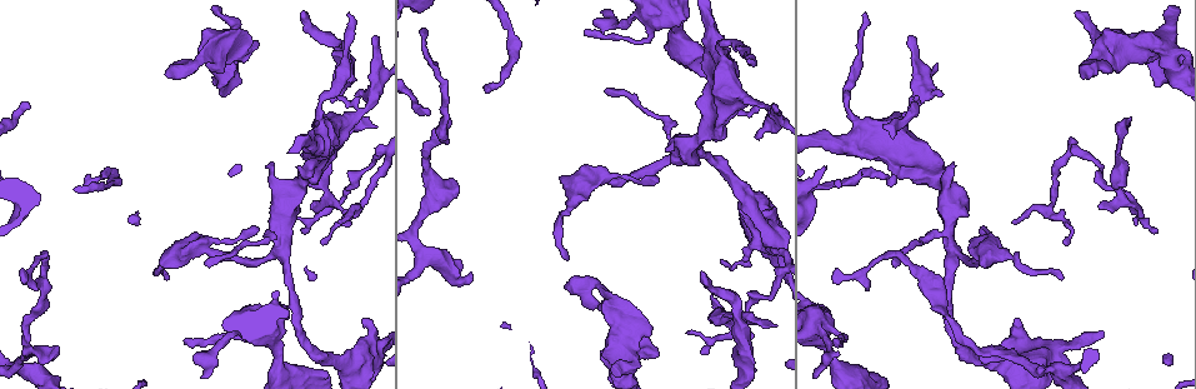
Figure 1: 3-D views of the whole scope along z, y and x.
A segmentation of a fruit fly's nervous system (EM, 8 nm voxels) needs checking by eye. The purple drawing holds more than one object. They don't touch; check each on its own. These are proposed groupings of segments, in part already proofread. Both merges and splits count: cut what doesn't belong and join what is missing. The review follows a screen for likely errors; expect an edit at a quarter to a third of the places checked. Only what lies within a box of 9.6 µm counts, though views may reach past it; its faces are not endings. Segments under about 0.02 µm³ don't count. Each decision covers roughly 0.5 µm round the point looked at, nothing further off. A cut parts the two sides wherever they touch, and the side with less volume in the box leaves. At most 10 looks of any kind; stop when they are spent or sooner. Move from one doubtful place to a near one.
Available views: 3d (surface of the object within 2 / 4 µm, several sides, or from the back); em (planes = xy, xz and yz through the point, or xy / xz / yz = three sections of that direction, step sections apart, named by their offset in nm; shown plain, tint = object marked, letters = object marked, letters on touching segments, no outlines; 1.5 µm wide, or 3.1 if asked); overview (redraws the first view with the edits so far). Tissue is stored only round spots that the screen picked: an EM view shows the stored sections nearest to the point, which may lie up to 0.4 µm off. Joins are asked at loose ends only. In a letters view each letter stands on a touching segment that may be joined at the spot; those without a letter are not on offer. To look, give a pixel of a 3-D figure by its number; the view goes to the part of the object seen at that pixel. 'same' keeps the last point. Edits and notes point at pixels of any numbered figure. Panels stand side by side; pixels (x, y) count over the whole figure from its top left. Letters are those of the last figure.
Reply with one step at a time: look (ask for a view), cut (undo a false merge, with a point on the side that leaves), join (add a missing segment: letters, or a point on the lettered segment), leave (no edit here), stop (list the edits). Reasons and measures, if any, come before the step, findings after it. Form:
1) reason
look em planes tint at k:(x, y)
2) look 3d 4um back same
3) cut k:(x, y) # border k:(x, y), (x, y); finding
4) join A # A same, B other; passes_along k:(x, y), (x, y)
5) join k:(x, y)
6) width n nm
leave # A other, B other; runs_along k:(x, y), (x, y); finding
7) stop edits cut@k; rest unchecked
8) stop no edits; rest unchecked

look em planes letters at 1:(602, 357)

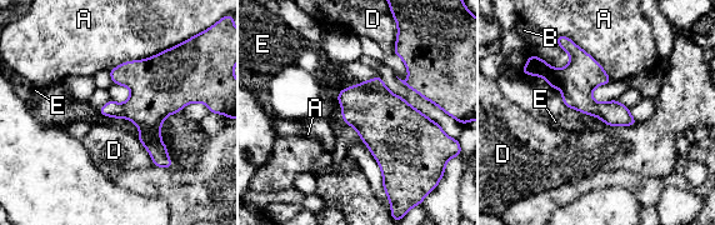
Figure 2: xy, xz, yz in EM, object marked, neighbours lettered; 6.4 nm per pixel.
leave # A other, B other, D other, E other; runs_along 2:(526, 70), (631, 121); no lettered segment goes on from it

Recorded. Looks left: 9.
free end
look em planes letters at 1:(735, 351)

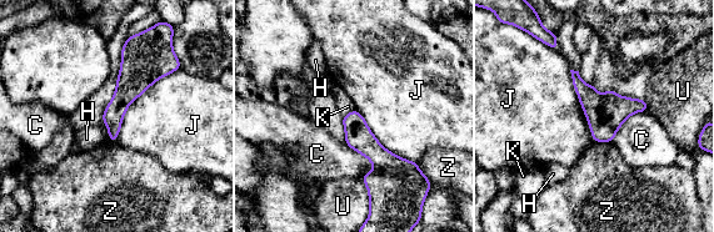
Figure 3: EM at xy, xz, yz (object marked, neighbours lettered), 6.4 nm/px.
leave # C other, H other, J other, K other, U other, Z other; runs_along 3:(354, 114), (379, 156), (373, 190); no lettered segment goes on from it

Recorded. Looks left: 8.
free end
look em planes letters at 1:(272, 164)

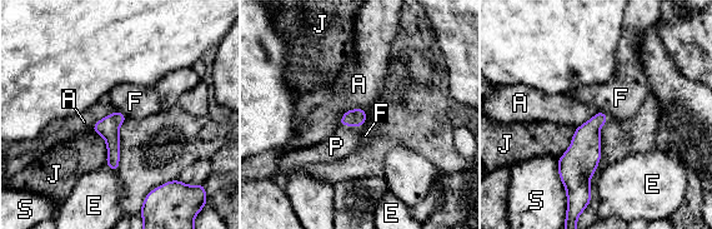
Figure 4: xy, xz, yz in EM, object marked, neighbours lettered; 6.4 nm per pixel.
longest_contact S 280 nm
join P # A other, E other, F other, J other, P same, S other; it goes on there

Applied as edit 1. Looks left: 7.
see it whole again
look overview

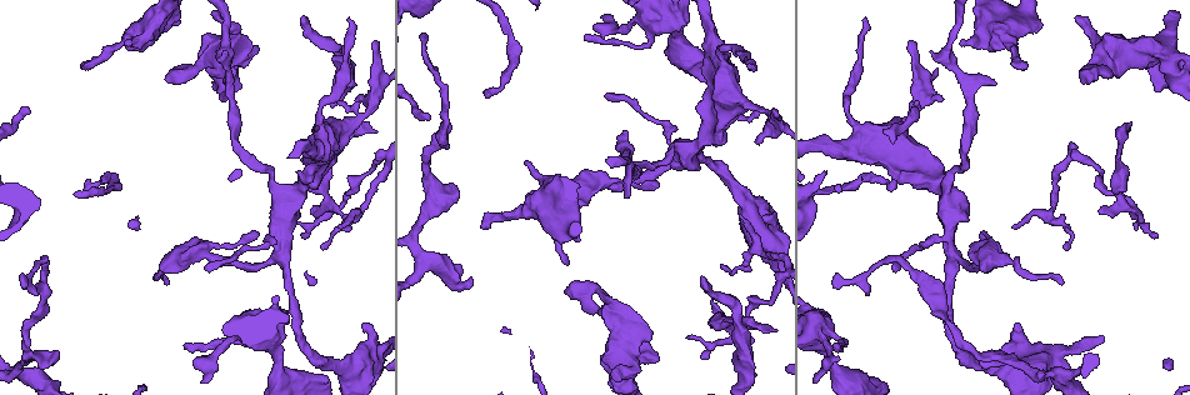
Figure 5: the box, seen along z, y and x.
branch stops here
look 3d 4um at 5:(629, 197)

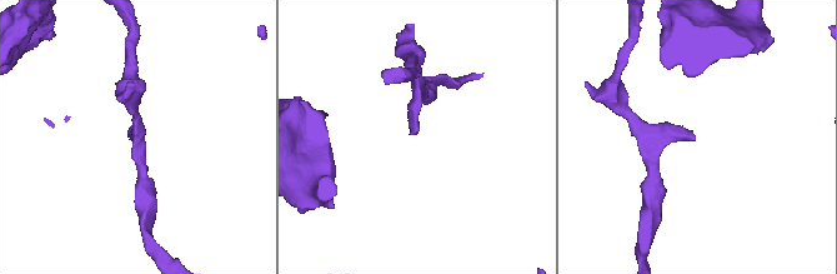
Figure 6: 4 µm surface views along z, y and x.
shape alone is not enough
look em xy step 8 tint at 6:(691, 140)

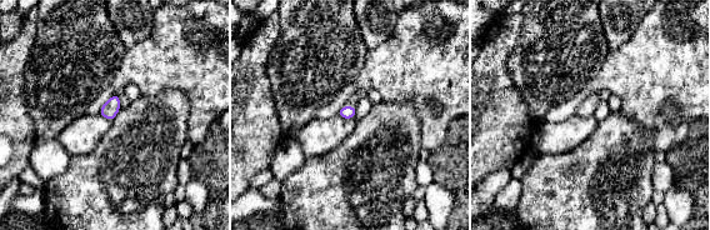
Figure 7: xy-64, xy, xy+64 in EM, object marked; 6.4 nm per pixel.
another direction
look em planes letters same

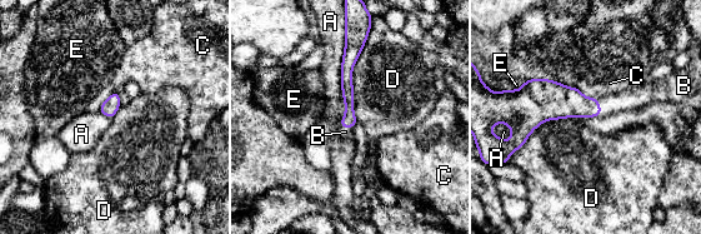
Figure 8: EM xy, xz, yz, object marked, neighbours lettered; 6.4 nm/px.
join B # A other, B same, C other, D other, E other; passes_along 8:(562, 101), (600, 106), (632, 98); it goes on there

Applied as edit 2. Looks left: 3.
stop edits join@4, join@8; rest unchecked

